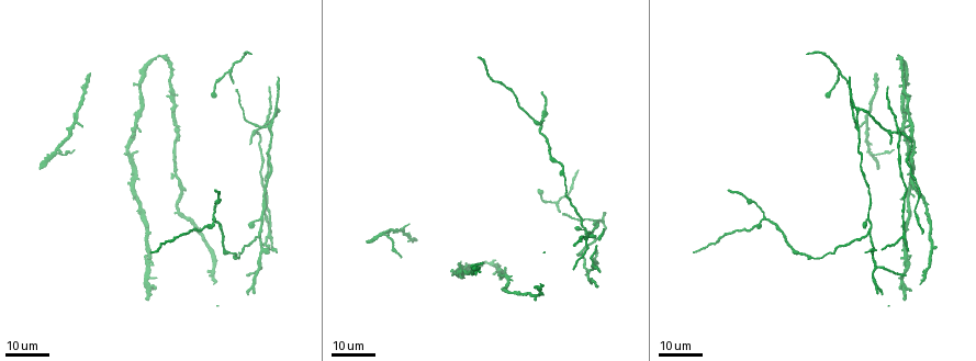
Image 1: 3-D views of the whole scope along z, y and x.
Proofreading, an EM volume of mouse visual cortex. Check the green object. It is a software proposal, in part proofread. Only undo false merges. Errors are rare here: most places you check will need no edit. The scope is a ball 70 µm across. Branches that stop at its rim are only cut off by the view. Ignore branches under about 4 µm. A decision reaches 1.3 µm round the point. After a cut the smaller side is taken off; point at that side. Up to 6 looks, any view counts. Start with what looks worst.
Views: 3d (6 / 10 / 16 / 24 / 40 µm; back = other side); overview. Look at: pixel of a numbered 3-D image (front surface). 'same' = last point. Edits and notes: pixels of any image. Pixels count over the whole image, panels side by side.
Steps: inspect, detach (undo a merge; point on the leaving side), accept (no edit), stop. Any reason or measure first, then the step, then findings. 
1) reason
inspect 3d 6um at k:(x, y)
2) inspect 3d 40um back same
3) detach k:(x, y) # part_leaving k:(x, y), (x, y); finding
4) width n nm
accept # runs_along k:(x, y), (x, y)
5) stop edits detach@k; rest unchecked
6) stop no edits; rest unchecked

branch point
inspect 3d 24um at 1:(866, 235)

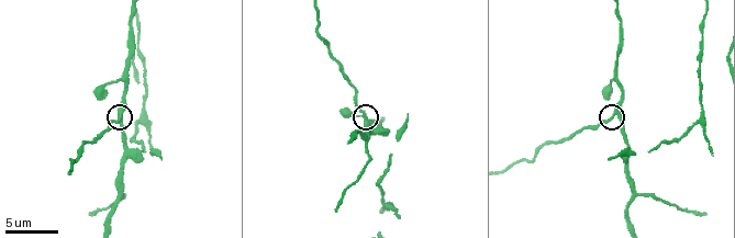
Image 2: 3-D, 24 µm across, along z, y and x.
inspect 3d 6um at 2:(368, 117)

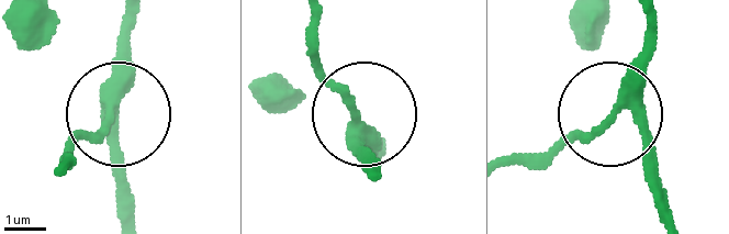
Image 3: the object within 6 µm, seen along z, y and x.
width 300 nm
accept # one cell here

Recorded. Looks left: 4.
inspect 3d 16um at 1:(553, 202)

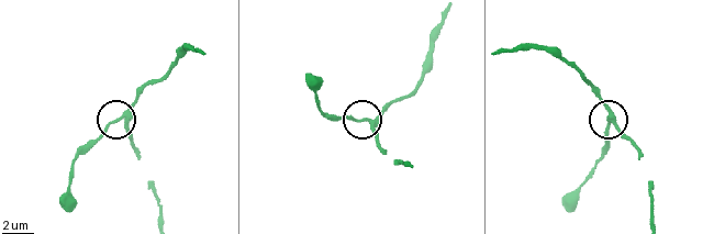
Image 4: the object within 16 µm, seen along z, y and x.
inspect 3d 6um at 4:(367, 121)

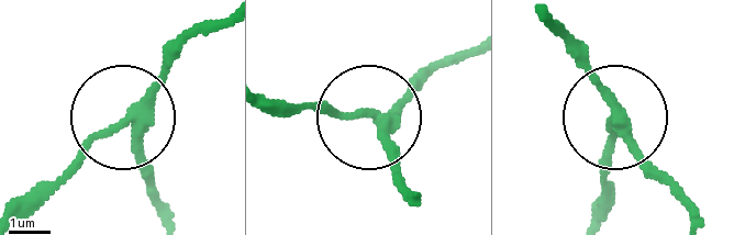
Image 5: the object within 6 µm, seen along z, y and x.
arms 3
accept # runs_along 5:(171, 216), (119, 125), (98, 133), (39, 192); one cell here

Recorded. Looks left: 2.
branch point
inspect 3d 24um at 1:(275, 110)

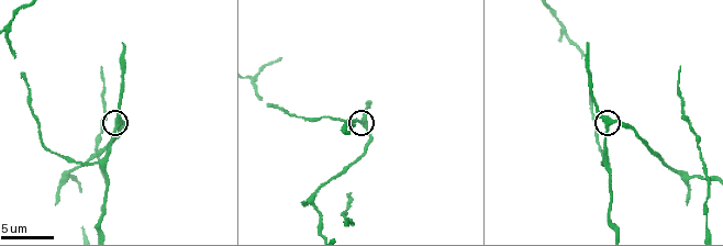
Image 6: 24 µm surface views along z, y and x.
inspect 3d 6um at 6:(364, 126)

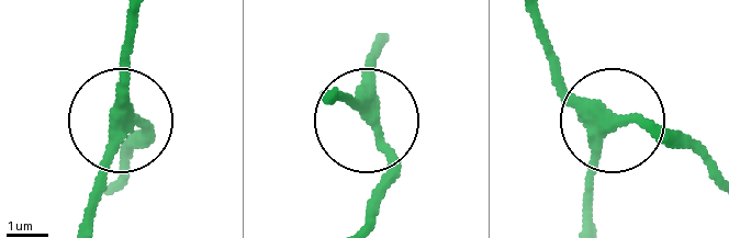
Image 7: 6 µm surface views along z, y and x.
arms 3
accept # runs_along 7:(592, 217), (605, 126), (570, 91), (553, 53); all the same cell

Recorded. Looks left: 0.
stop no edits; rest unchecked

